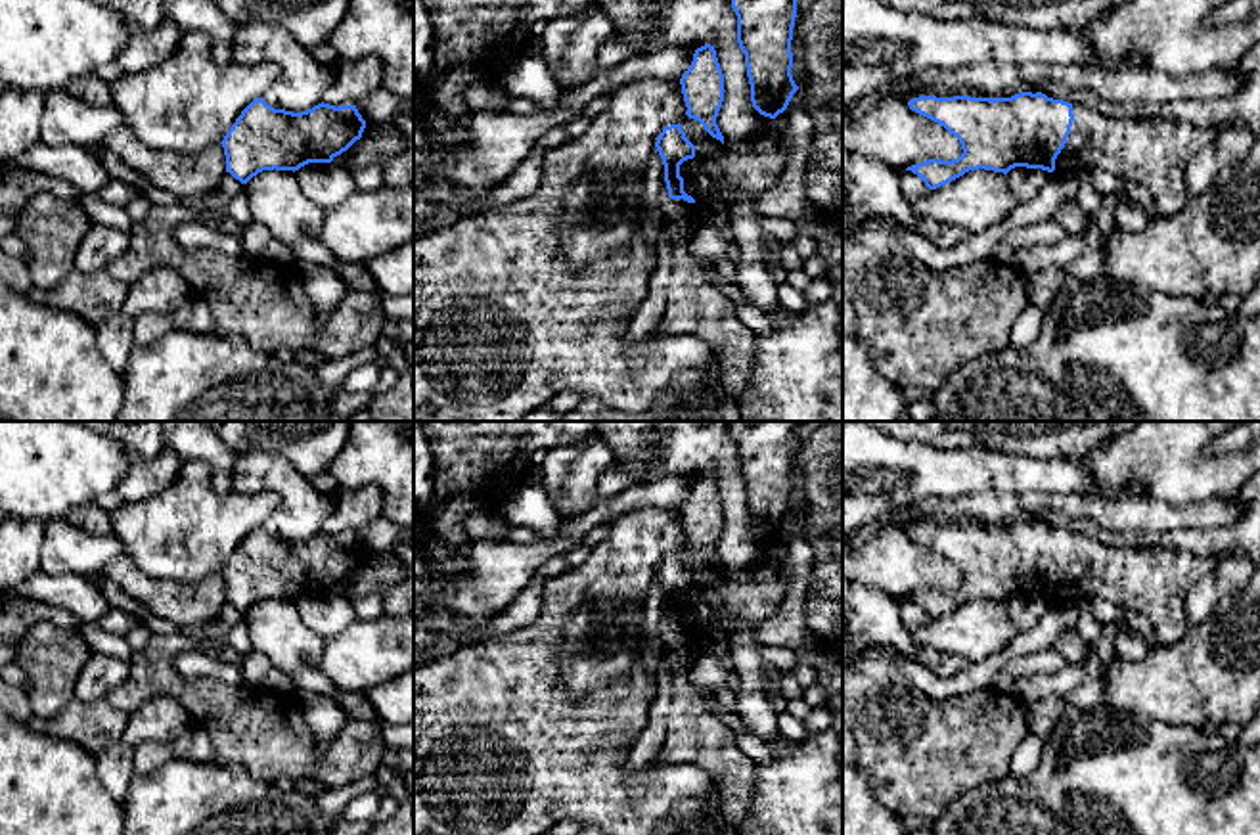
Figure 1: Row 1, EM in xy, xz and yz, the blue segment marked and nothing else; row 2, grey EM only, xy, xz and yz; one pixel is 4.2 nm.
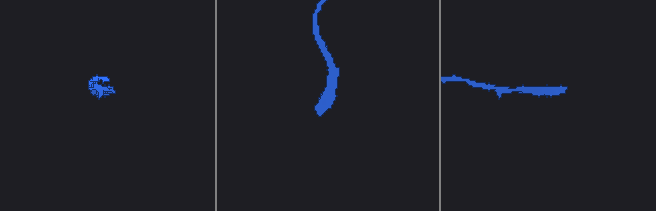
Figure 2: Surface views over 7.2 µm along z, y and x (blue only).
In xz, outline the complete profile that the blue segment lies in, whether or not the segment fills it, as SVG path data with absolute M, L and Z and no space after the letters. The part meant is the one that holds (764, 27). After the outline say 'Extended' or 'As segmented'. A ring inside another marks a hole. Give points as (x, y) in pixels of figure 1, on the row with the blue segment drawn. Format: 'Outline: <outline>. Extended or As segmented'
Outline: M731 0L731 8L753 107L776 119L799 90L791 75L797 0Z. As segmented

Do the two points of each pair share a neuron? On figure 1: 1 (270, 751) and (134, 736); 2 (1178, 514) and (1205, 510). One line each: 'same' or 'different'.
1: different
2: same

